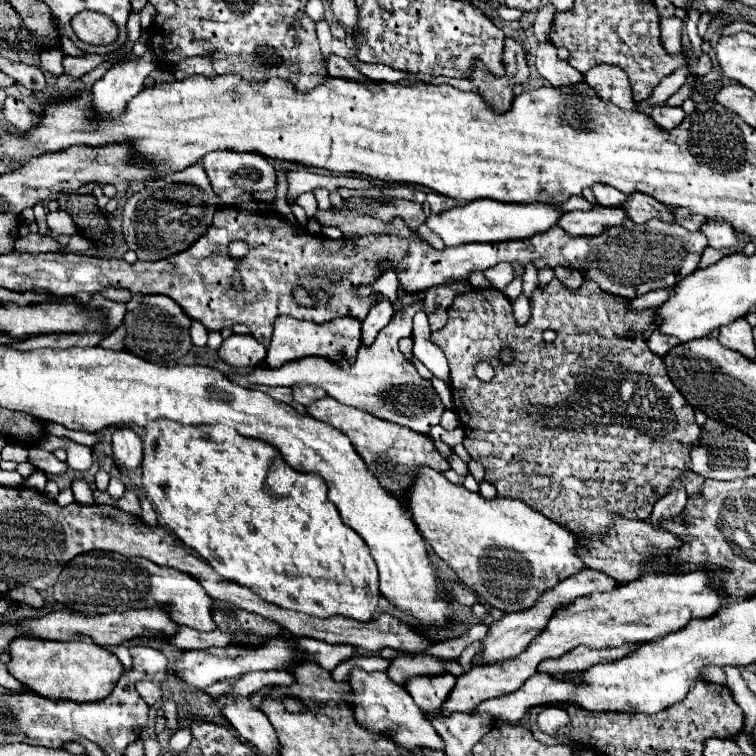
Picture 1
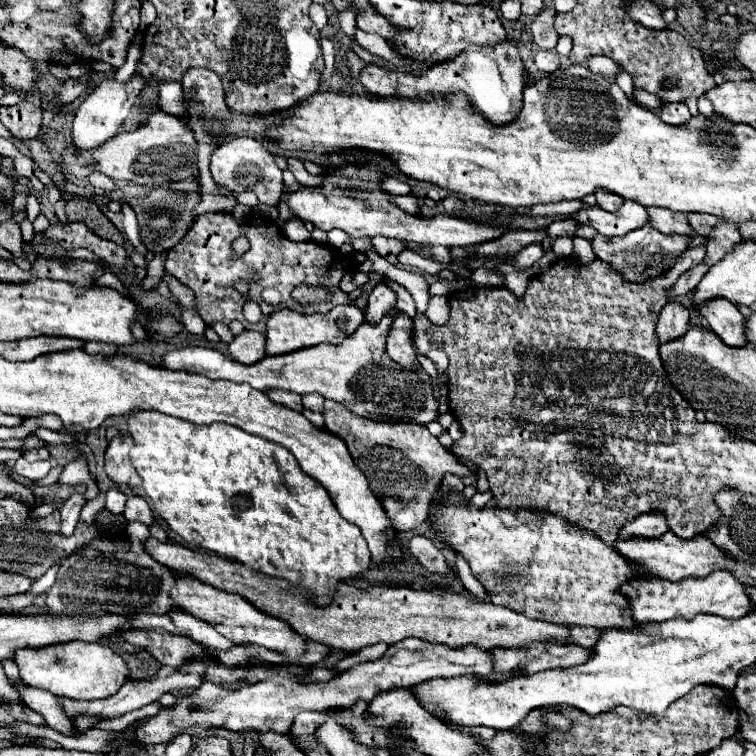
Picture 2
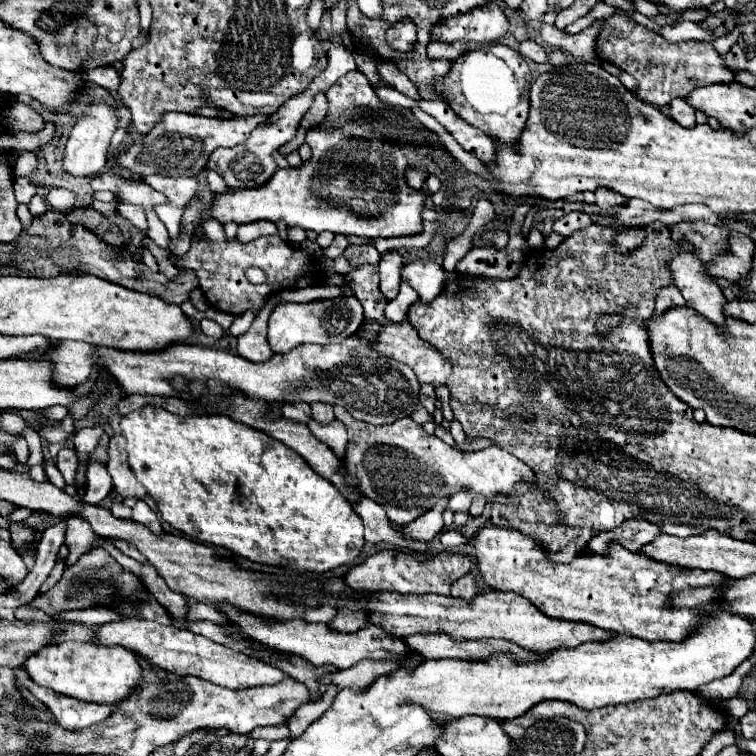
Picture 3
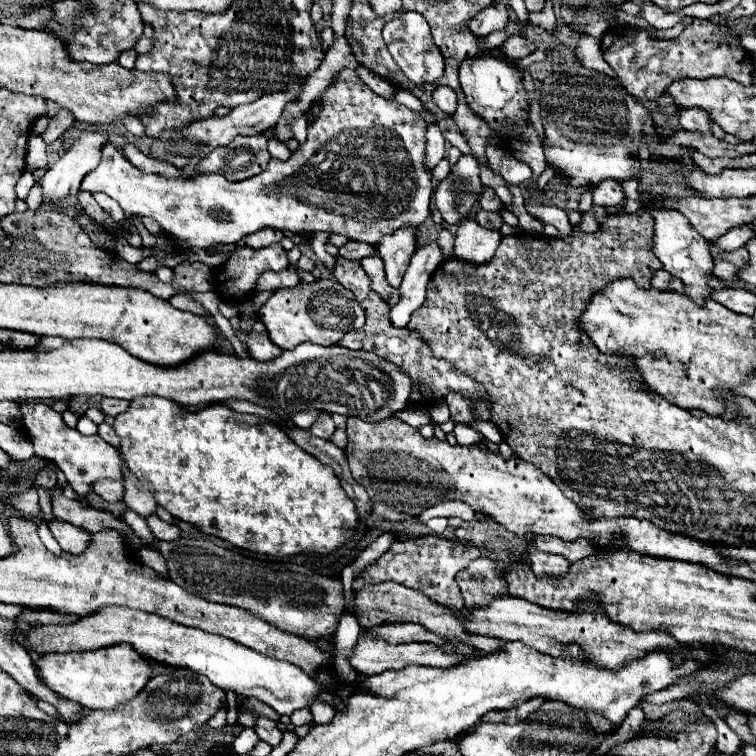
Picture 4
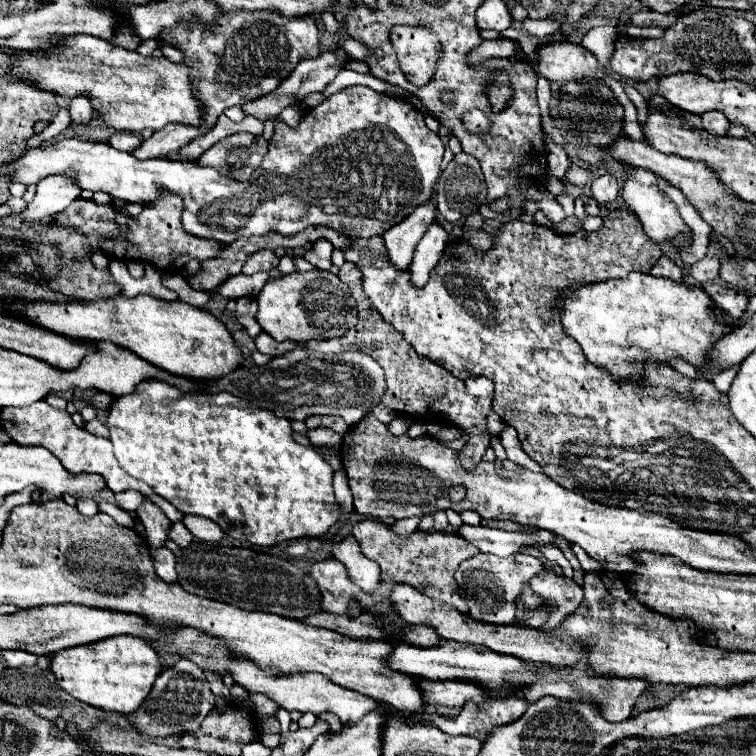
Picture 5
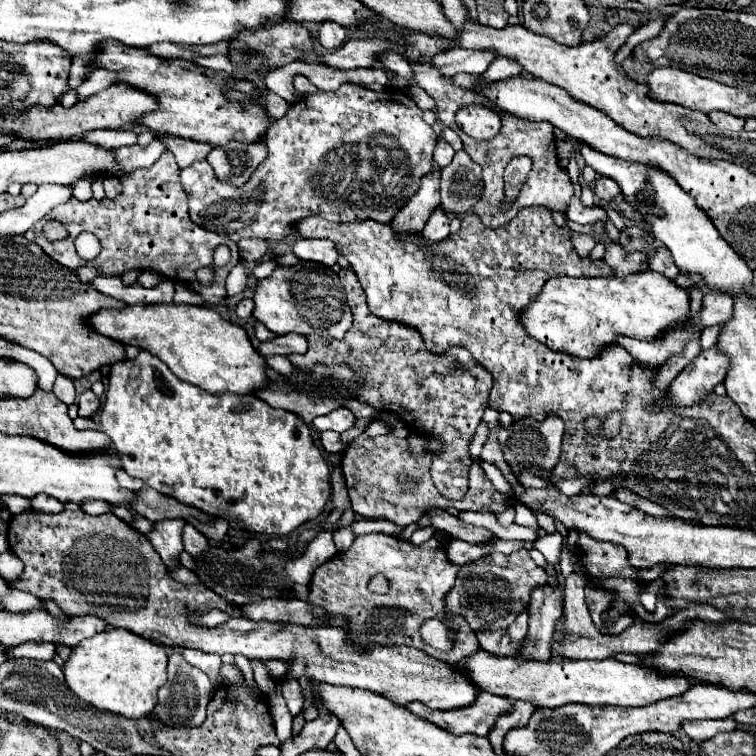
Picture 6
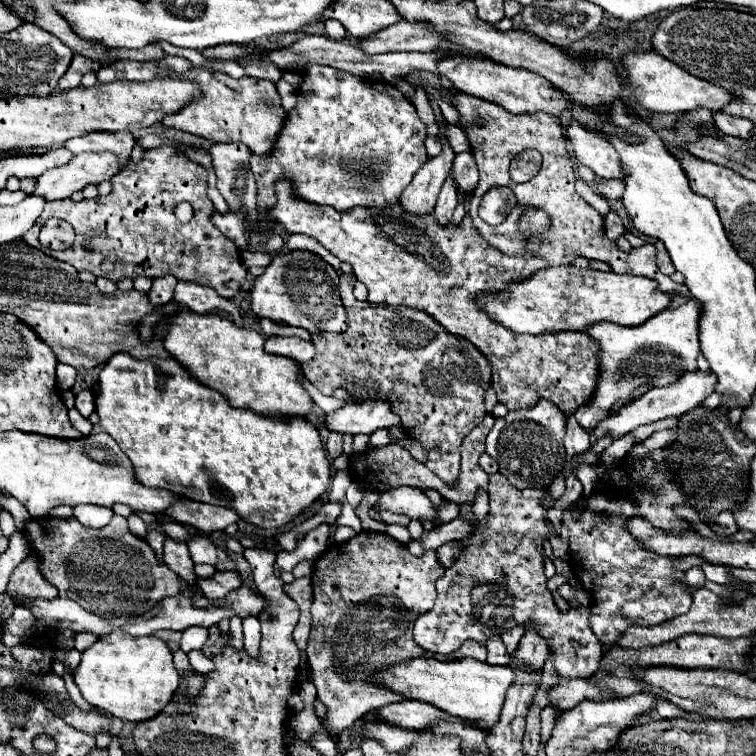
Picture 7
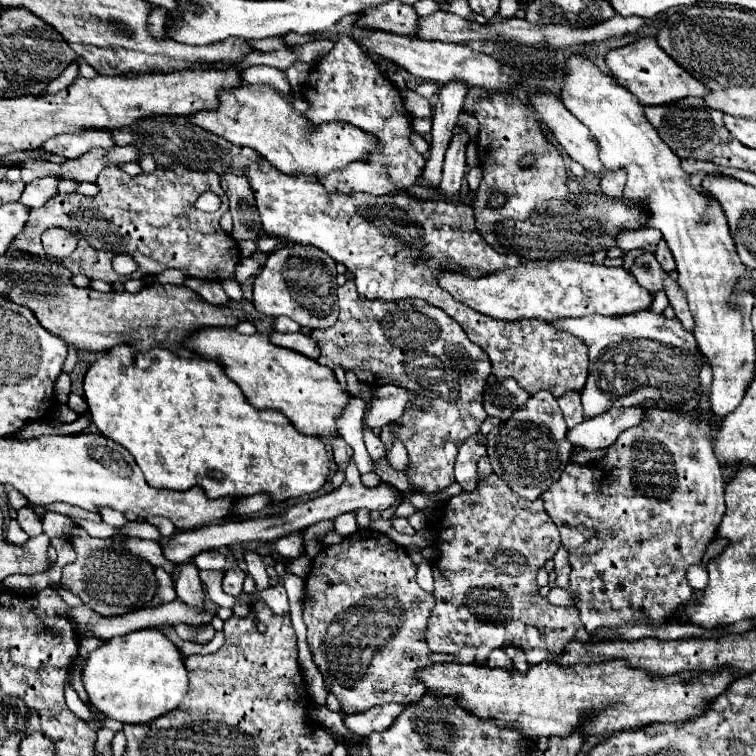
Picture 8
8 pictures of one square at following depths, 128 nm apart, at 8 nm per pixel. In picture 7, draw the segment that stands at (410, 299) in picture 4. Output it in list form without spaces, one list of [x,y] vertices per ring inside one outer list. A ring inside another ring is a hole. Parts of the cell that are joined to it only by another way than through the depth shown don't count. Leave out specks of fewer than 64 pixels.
[[[450,174],[440,190],[440,196],[438,196],[438,202],[436,202],[436,208],[434,208],[434,214],[436,214],[436,220],[440,224],[448,224],[452,214],[454,214],[454,208],[458,204],[458,188],[456,188],[456,182],[454,182],[454,176]]]

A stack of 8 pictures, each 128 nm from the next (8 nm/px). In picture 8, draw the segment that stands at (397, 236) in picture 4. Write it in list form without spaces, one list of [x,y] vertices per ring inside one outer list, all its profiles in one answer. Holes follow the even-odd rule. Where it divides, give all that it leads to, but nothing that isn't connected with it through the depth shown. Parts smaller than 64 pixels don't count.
[[[460,80],[446,82],[438,90],[436,98],[436,110],[432,116],[432,144],[430,144],[430,158],[424,166],[424,180],[428,184],[438,184],[442,176],[442,162],[444,152],[452,138],[452,128],[458,124],[458,116],[462,114],[464,98],[468,92],[468,84]]]

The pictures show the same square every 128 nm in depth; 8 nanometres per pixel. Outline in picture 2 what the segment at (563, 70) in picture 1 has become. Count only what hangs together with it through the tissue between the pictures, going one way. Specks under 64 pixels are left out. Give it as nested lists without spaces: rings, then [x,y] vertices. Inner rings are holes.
[[[538,50],[534,56],[534,64],[540,72],[554,72],[556,68],[560,68],[560,56],[554,50]]]

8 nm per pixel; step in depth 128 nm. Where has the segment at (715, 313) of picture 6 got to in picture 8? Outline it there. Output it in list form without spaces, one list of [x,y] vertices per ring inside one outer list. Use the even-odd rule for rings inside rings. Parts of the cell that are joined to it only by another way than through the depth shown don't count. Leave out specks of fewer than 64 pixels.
[[[644,310],[632,312],[628,316],[592,314],[584,318],[560,318],[554,320],[552,326],[556,330],[570,332],[588,346],[588,380],[582,390],[582,406],[586,418],[598,416],[614,406],[628,408],[658,400],[678,406],[696,398],[702,360],[694,360],[694,356],[698,354],[694,334],[686,332],[676,318],[668,320],[664,318],[664,314]],[[642,338],[650,338],[658,344],[642,344]]]

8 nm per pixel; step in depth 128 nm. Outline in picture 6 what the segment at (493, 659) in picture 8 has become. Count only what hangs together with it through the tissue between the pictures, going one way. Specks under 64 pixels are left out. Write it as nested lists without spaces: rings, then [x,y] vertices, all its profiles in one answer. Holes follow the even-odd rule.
[[[482,630],[482,632],[476,632],[476,636],[482,650],[492,656],[510,658],[516,654],[516,648],[520,648],[522,644],[522,642],[512,642],[506,630]]]

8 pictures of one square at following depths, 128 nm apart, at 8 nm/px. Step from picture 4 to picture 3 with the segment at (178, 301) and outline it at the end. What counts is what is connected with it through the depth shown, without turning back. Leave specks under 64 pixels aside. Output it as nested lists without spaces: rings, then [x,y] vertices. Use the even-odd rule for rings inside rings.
[[[204,318],[202,322],[200,322],[200,328],[202,328],[202,332],[204,334],[208,334],[208,336],[212,336],[212,338],[220,338],[222,336],[222,326],[218,324],[218,322],[214,322],[214,320],[208,320],[208,318]]]

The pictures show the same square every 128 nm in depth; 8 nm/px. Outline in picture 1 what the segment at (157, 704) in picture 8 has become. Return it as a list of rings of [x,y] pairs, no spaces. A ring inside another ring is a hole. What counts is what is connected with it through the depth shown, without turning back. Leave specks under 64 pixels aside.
[[[20,636],[10,644],[10,674],[26,684],[32,692],[48,696],[52,700],[76,700],[92,702],[104,700],[120,680],[124,668],[122,662],[104,646],[96,646],[90,640],[70,640],[70,642],[50,642],[34,640],[30,636]]]

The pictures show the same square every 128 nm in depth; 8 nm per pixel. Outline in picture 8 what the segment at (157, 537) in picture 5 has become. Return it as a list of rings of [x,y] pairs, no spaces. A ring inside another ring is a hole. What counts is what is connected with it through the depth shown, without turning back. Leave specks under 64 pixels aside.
[[[192,562],[180,564],[174,588],[176,588],[176,594],[178,594],[180,602],[184,602],[190,608],[204,610],[206,594],[204,594],[204,586],[198,578],[198,568]]]

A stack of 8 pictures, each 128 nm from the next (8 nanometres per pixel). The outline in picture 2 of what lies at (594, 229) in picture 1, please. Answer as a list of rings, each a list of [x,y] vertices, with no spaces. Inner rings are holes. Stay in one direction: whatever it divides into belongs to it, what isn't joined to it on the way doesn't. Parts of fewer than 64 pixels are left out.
[[[626,200],[616,212],[606,212],[600,206],[590,206],[572,214],[570,218],[578,220],[580,224],[590,224],[604,236],[624,236],[630,230],[650,222],[646,206],[634,200]]]

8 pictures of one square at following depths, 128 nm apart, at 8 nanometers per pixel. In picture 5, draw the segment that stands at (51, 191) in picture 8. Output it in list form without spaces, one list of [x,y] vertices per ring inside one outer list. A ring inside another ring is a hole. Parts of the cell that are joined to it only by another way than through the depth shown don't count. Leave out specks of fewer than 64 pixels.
[[[174,124],[174,128],[164,128],[160,132],[154,132],[152,138],[144,140],[142,146],[138,146],[132,156],[138,160],[150,160],[150,158],[166,158],[172,150],[180,150],[190,140],[202,136],[202,132],[196,132],[194,128],[184,128],[184,124]]]

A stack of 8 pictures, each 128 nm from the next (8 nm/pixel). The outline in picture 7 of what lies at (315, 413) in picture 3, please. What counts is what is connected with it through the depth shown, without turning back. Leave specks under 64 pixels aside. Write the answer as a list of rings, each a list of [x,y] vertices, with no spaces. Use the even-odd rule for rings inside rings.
[[[330,432],[328,442],[326,442],[326,450],[328,450],[330,458],[338,458],[338,456],[342,456],[342,434],[338,434],[338,432]]]

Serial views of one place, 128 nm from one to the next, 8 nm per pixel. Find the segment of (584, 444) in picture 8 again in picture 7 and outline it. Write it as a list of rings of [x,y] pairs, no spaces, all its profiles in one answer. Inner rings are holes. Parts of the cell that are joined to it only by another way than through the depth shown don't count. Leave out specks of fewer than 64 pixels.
[[[700,370],[690,372],[688,376],[684,376],[684,380],[680,380],[680,384],[672,384],[672,388],[652,388],[644,396],[634,400],[632,404],[626,404],[618,412],[606,416],[596,428],[590,430],[590,436],[594,440],[602,440],[602,438],[618,440],[642,424],[650,424],[650,422],[656,422],[656,420],[662,420],[668,416],[686,414],[686,412],[694,410],[702,400],[706,400],[706,396],[710,396],[714,392],[714,384],[716,384],[716,376],[712,376],[712,372],[700,372]]]

